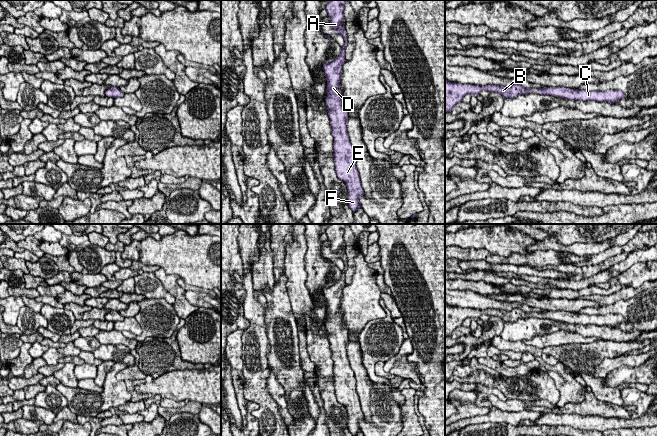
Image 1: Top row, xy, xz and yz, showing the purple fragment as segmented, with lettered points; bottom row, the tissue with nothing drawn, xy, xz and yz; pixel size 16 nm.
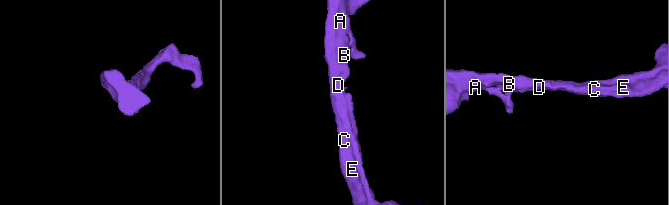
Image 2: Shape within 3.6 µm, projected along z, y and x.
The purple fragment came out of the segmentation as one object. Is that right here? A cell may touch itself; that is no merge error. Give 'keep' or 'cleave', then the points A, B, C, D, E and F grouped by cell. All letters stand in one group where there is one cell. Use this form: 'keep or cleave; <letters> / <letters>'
keep; A B C D E F

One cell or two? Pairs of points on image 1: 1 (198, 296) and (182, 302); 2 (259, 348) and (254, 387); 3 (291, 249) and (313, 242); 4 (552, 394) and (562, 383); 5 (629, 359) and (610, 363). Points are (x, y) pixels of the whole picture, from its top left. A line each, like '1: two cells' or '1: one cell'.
1: two cells
2: one cell
3: two cells
4: two cells
5: one cell

